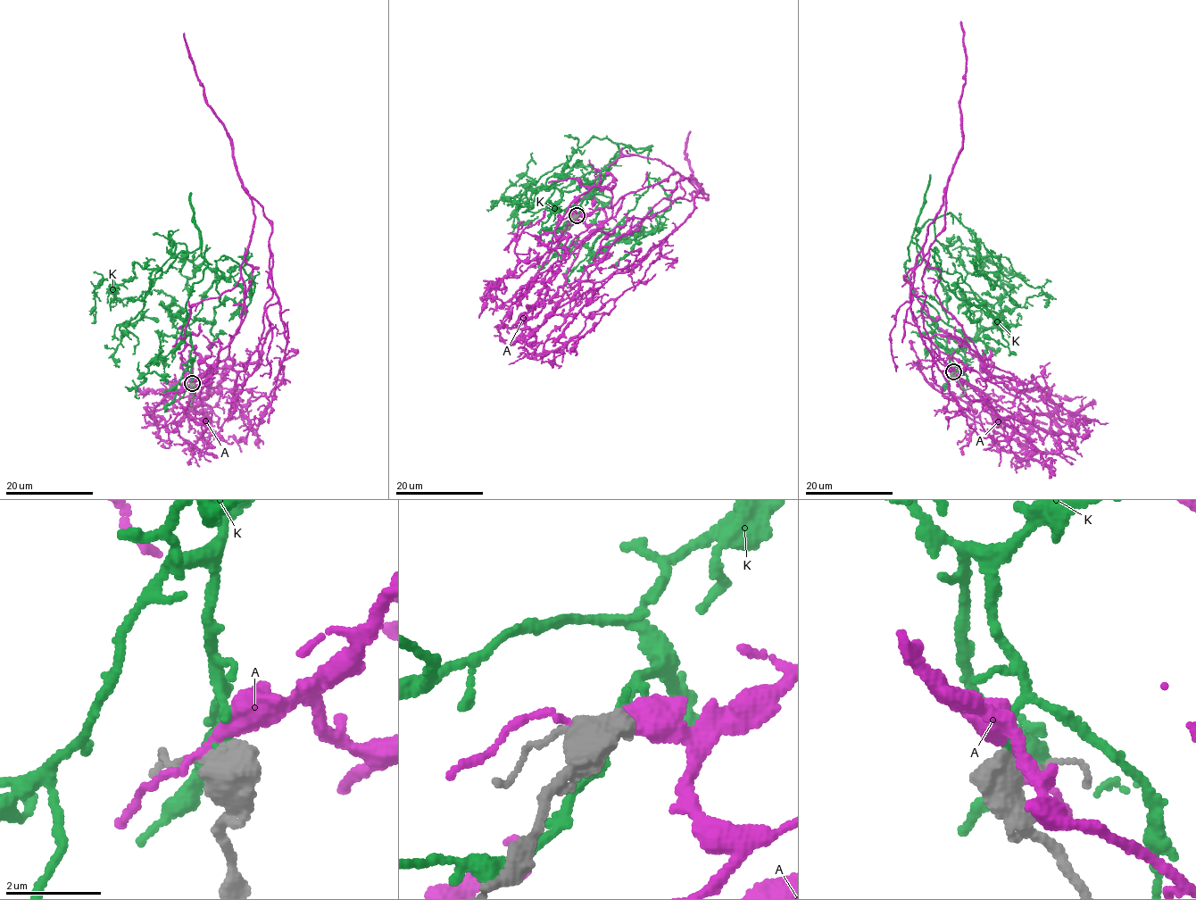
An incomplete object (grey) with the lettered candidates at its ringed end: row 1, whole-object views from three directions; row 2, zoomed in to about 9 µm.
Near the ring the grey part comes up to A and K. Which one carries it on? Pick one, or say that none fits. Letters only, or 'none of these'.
K

